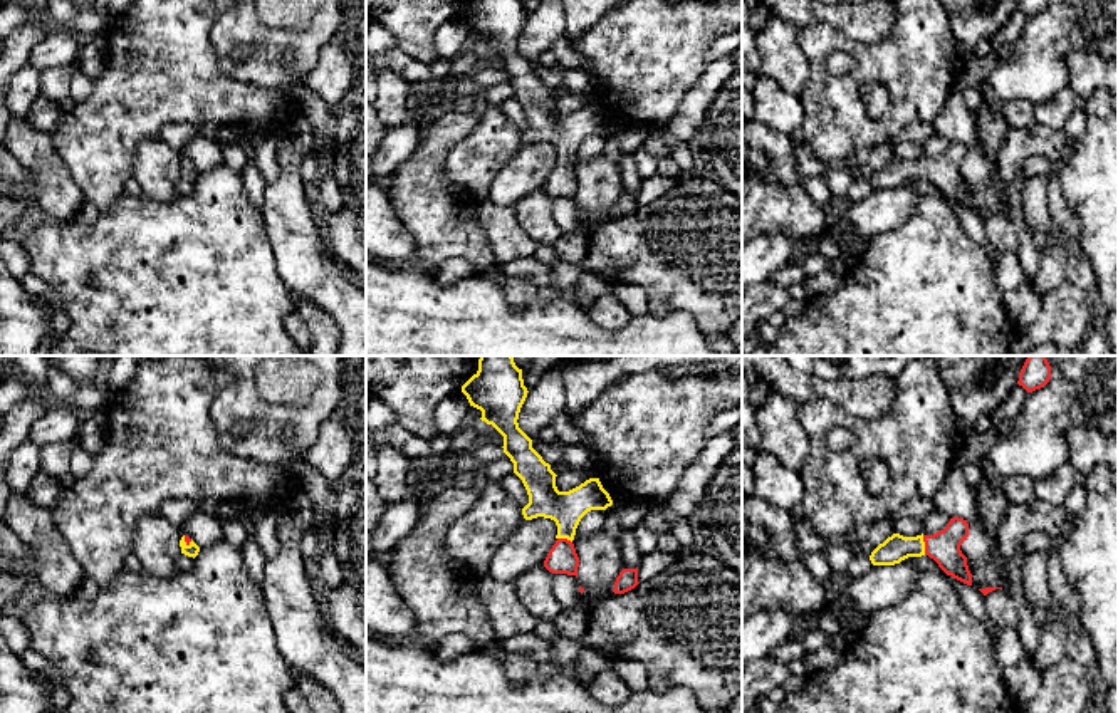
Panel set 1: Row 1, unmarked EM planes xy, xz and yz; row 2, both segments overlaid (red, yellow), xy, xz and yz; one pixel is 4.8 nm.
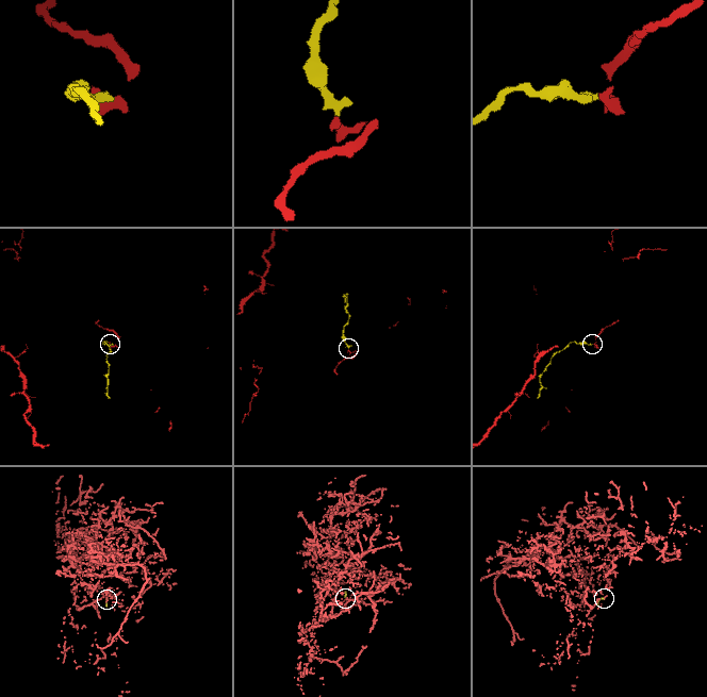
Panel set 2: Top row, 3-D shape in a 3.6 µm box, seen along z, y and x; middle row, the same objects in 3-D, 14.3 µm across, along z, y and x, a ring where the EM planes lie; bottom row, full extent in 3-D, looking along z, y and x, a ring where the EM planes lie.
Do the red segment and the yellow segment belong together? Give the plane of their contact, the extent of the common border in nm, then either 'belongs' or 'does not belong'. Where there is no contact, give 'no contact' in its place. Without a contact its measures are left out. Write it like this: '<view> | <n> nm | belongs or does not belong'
yz | 90 nm | belongs

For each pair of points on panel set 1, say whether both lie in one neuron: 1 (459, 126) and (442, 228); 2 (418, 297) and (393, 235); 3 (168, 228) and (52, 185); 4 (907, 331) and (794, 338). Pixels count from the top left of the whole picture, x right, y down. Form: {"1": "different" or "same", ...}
{"1": "same", "2": "different", "3": "different", "4": "same"}

